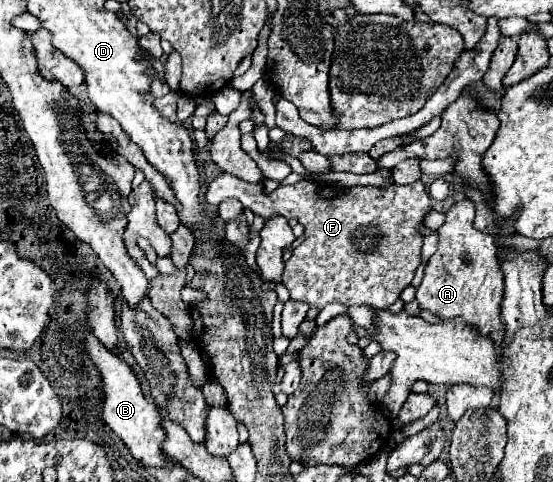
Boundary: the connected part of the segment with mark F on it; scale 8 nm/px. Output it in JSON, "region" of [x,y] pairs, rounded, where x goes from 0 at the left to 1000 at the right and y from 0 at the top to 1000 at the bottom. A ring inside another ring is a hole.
{"region":[[[400,359],[374,392],[371,421],[396,425],[403,413],[425,409],[439,421],[443,434],[454,434],[458,446],[476,454],[490,454],[501,446],[533,450],[548,471],[548,504],[530,517],[523,541],[515,541],[512,591],[523,600],[530,624],[552,624],[562,637],[584,641],[595,629],[620,629],[635,633],[667,633],[675,641],[700,641],[714,629],[725,604],[743,587],[750,558],[758,554],[758,525],[765,508],[765,454],[783,434],[779,409],[769,396],[761,376],[740,384],[703,384],[703,388],[599,388],[584,376],[570,371],[544,371],[530,384],[505,384],[490,405],[479,400],[476,384],[458,384],[447,376],[429,371],[425,363]]]}

